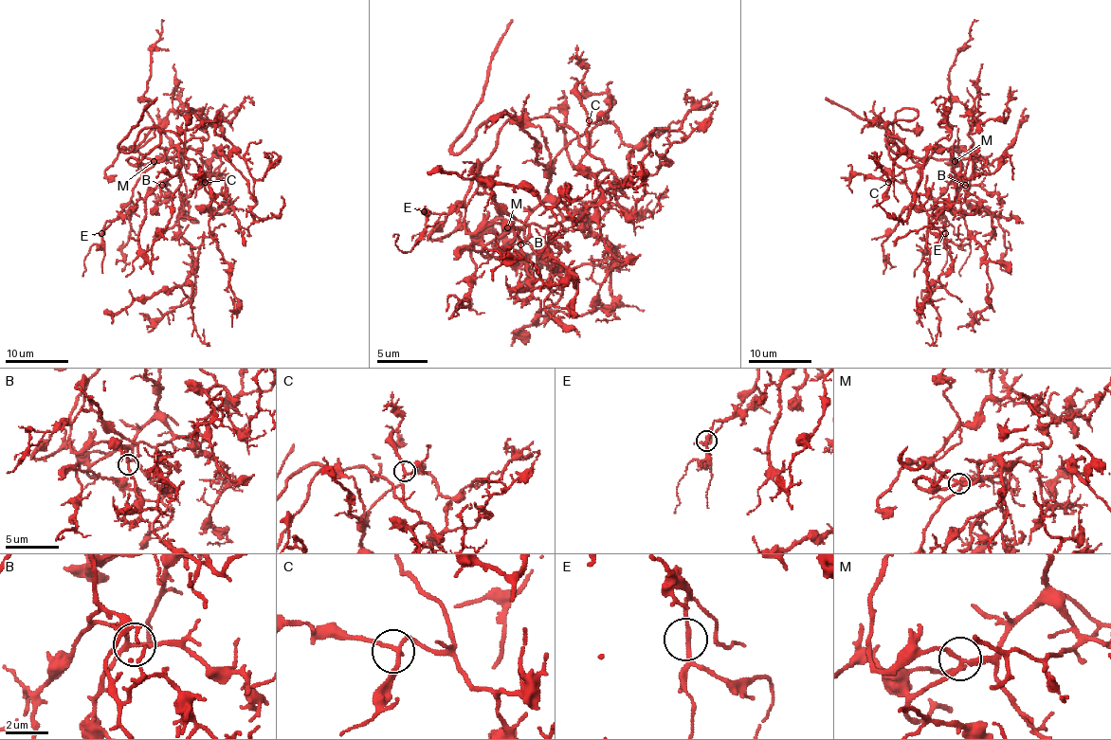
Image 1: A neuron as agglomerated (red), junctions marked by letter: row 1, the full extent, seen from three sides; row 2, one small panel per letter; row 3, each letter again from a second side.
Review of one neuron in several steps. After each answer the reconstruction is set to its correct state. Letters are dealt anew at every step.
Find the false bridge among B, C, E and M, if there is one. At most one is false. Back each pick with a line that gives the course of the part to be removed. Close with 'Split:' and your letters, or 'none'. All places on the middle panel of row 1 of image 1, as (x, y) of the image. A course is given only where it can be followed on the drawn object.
Split: none

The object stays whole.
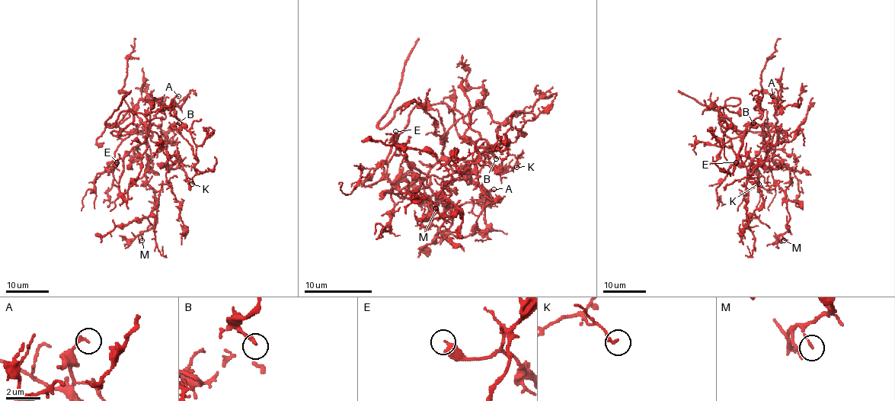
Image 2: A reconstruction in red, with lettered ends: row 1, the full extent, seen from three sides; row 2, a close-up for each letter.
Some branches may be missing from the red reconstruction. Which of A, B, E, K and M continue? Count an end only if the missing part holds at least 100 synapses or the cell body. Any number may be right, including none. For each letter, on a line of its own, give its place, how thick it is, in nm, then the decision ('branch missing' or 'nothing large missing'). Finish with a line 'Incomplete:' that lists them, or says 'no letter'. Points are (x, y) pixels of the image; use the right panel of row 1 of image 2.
A: (772, 96) | 180 nm | nothing large missing
B: (753, 123) | 200 nm | branch missing
E: (736, 162) | 380 nm | nothing large missing
K: (759, 184) | 150 nm | nothing large missing
M: (784, 240) | 130 nm | nothing large missing
Incomplete: B

